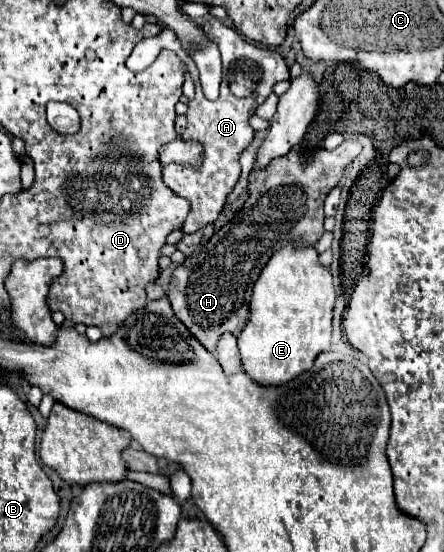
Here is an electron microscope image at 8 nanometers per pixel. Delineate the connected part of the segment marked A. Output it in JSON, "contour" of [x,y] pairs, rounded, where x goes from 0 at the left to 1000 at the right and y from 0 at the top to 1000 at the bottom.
{"contour":[[[489,36],[462,40],[457,54],[462,54],[462,62],[471,62],[471,69],[489,72],[493,91],[498,91],[498,109],[502,109],[498,170],[484,185],[471,185],[457,174],[453,156],[448,156],[444,123],[423,107],[426,98],[403,83],[394,58],[381,51],[367,51],[354,69],[331,69],[331,72],[313,76],[284,109],[284,120],[293,127],[313,130],[347,112],[363,87],[376,87],[376,91],[390,91],[408,109],[414,101],[417,116],[430,130],[430,141],[439,145],[439,178],[426,181],[426,188],[421,188],[421,236],[408,243],[408,250],[439,254],[457,264],[457,297],[448,304],[437,304],[387,295],[365,308],[367,330],[394,351],[421,359],[430,370],[426,391],[421,391],[417,406],[408,409],[408,417],[417,424],[435,424],[489,399],[489,391],[511,362],[511,351],[529,341],[529,333],[543,319],[538,279],[561,264],[561,257],[570,254],[570,243],[574,243],[556,217],[570,210],[574,192],[583,192],[615,167],[619,149],[651,145],[651,123],[624,91],[574,83],[574,80],[547,72],[525,51],[516,51]]]}

